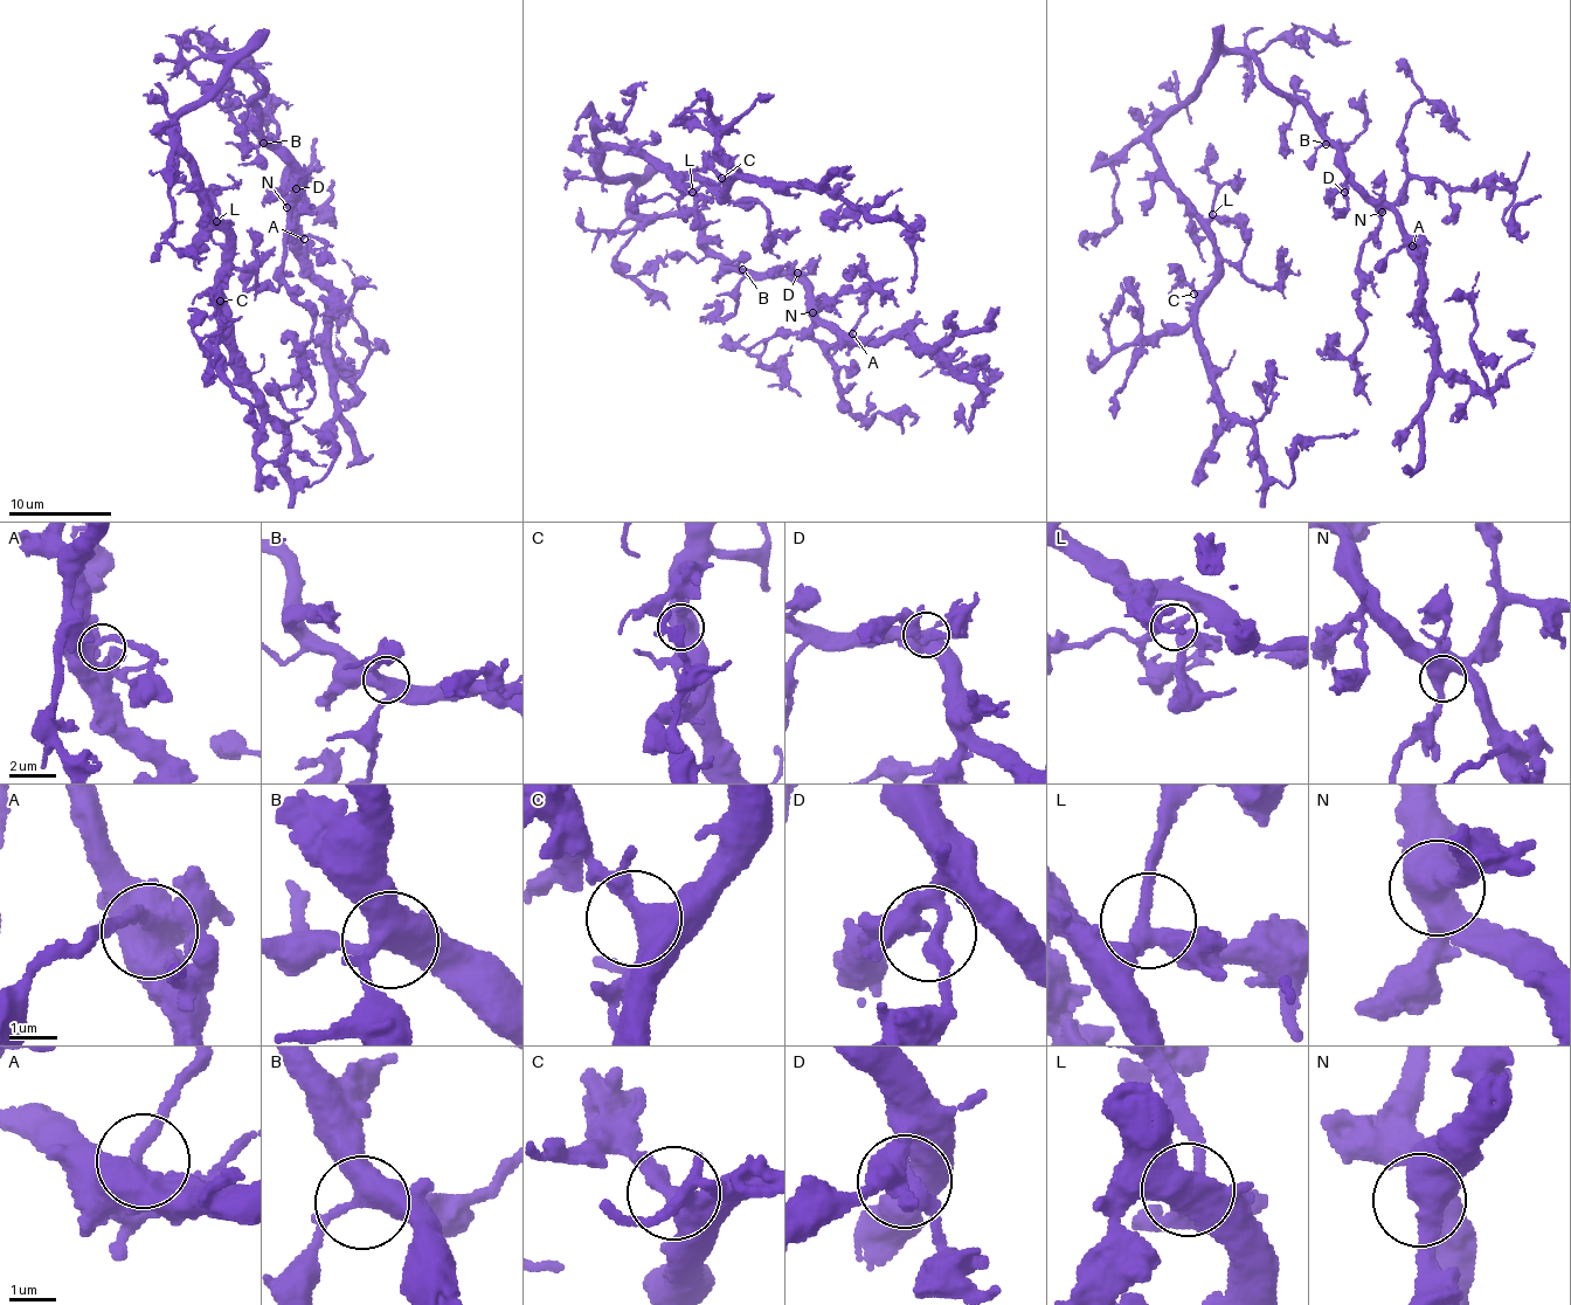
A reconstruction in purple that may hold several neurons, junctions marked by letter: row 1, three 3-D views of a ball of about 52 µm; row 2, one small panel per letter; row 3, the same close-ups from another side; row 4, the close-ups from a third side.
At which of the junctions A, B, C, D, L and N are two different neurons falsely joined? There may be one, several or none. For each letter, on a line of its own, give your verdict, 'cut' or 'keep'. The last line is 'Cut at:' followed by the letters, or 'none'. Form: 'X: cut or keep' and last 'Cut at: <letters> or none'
A: keep
B: keep
C: keep
D: keep
L: keep
N: keep
Cut at: none

